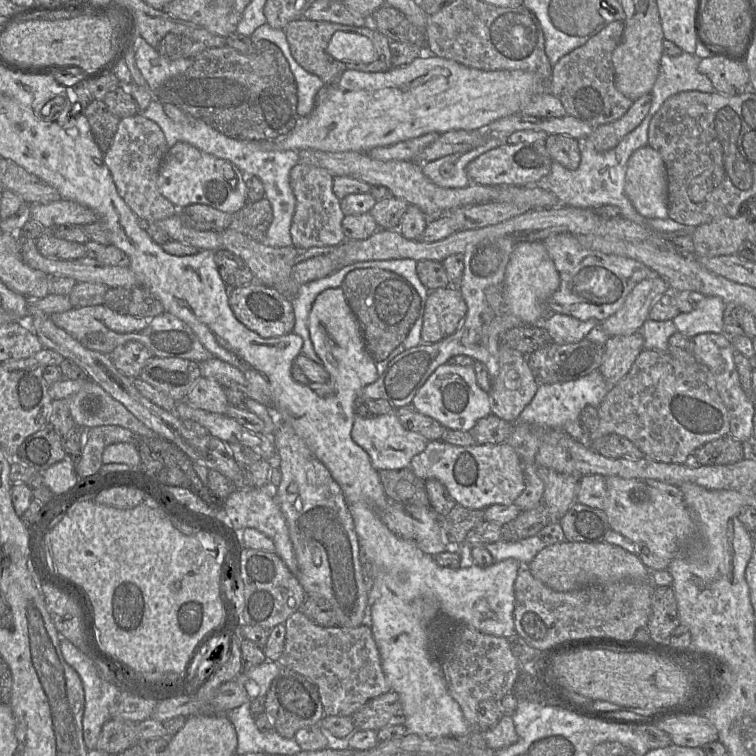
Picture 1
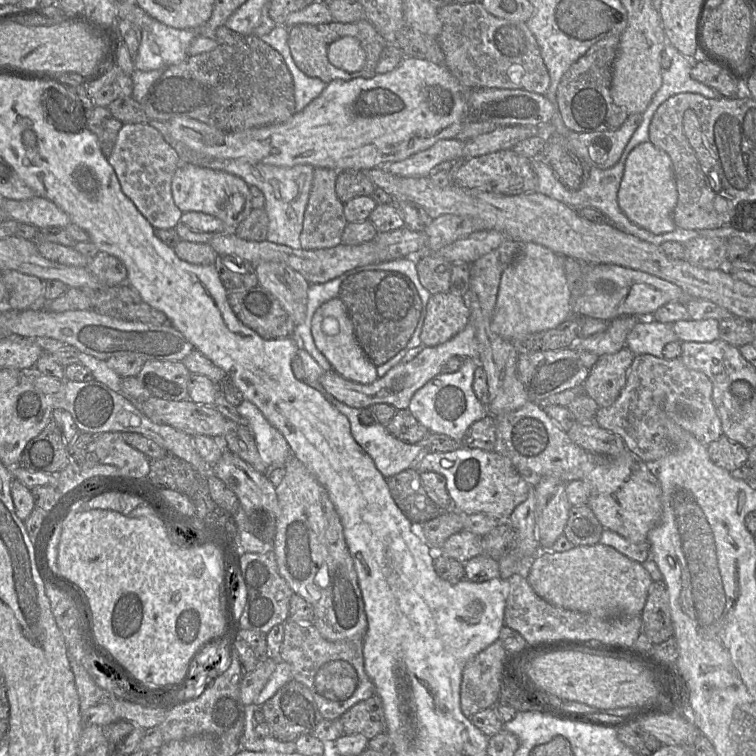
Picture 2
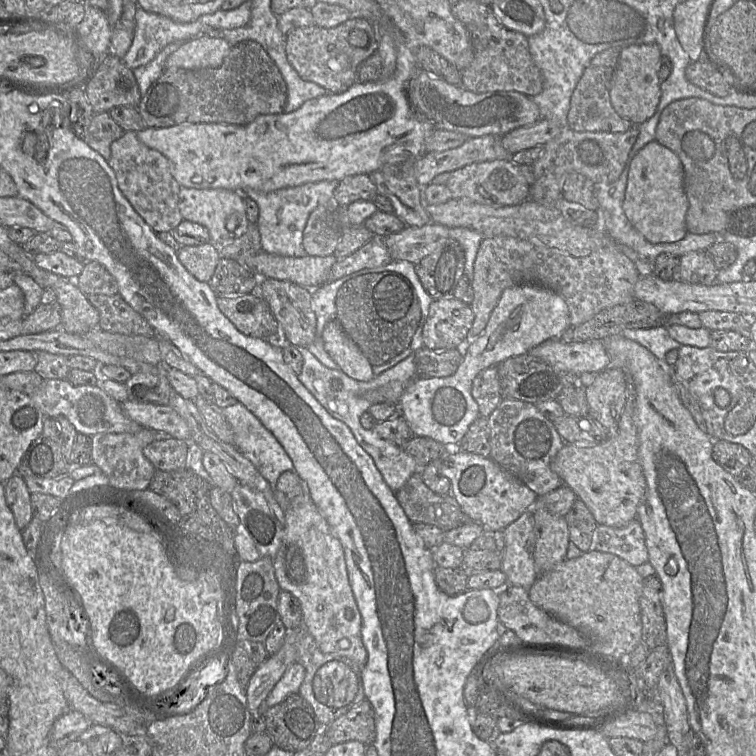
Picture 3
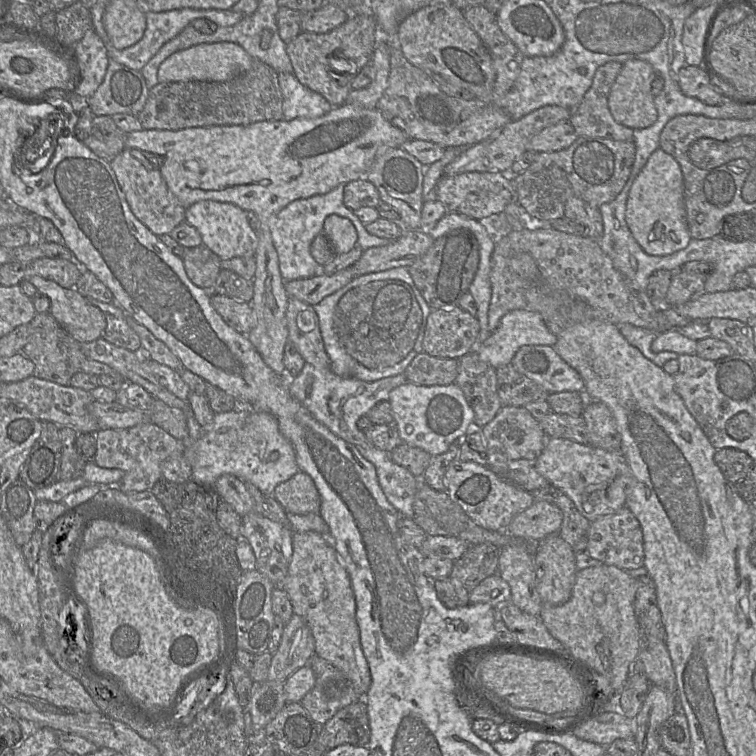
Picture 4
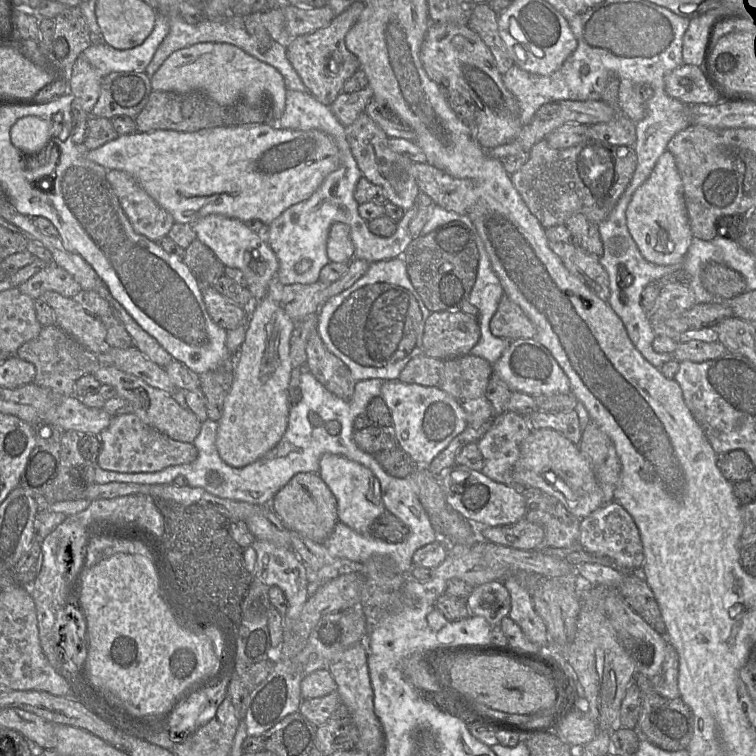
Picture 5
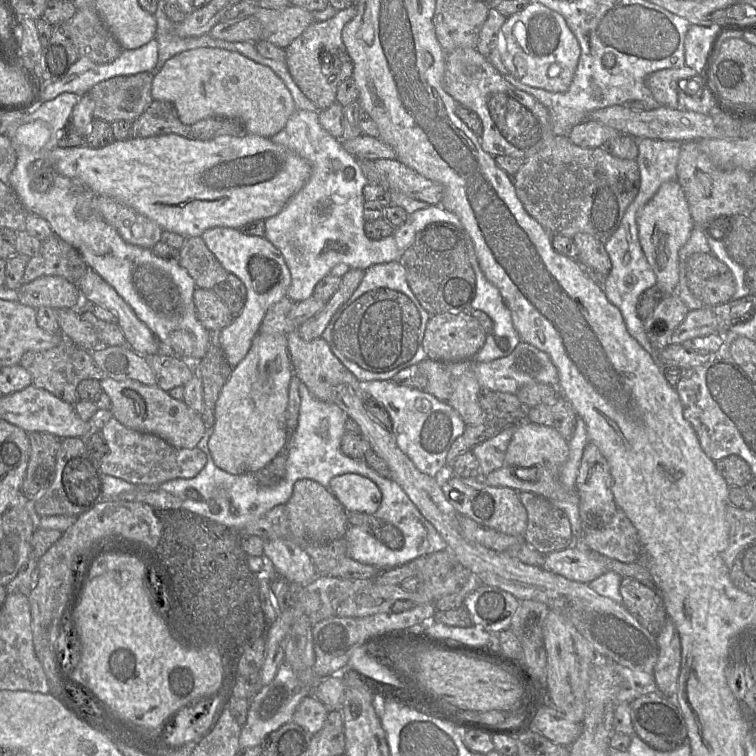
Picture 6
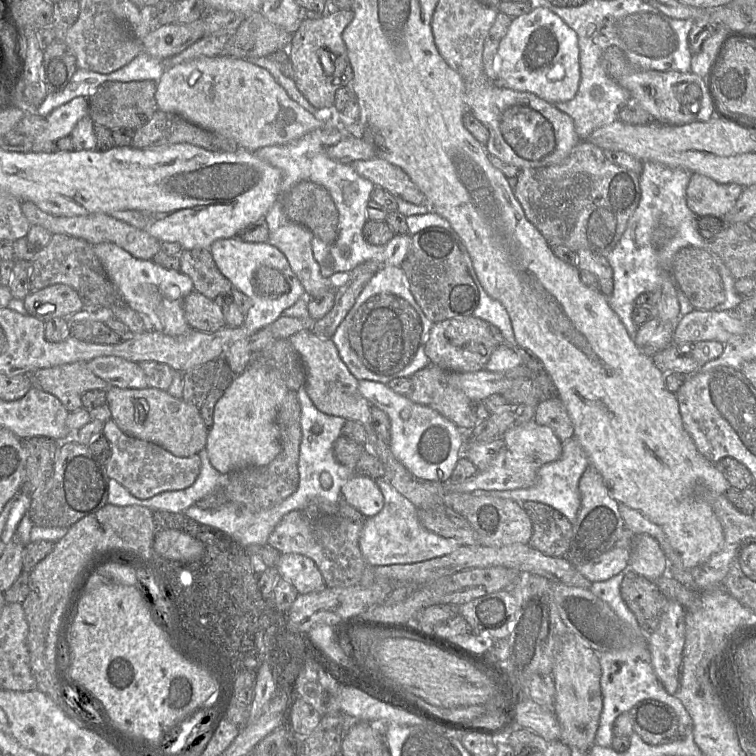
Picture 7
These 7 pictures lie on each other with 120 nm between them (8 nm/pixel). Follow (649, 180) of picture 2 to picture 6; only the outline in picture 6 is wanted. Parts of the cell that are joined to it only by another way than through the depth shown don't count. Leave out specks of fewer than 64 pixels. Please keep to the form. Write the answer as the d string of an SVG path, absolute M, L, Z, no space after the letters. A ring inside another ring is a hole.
M677 180L663 183L650 201L637 213L638 238L645 257L656 275L663 295L677 294L679 250L688 241L695 224L684 192Z

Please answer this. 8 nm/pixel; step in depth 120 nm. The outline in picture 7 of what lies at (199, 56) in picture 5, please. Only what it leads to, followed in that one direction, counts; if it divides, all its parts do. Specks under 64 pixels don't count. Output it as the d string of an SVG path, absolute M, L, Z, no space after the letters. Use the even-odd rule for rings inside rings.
M225 55L200 57L166 69L157 83L155 97L160 110L231 138L240 148L252 152L265 146L290 143L326 125L326 115L314 115L300 106L267 69L245 59Z

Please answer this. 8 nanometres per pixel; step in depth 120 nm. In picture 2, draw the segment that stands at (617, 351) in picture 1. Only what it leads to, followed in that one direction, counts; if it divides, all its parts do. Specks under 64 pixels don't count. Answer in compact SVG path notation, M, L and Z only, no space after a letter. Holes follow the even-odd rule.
M625 346L614 354L598 358L583 383L584 392L596 402L598 408L608 407L618 398L634 357L635 354Z

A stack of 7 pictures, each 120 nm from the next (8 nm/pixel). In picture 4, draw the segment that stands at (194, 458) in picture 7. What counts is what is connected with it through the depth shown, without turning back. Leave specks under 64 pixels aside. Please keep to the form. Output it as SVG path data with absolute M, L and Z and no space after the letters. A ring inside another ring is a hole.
M151 421L126 428L98 429L95 432L96 453L94 462L103 468L117 468L124 472L117 482L107 484L108 488L121 491L151 490L162 478L161 463L172 455L184 453L184 440L177 439Z

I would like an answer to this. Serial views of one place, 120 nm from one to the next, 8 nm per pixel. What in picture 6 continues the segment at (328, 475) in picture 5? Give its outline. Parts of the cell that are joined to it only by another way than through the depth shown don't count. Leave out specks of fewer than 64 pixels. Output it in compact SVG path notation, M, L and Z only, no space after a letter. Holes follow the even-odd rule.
M355 473L333 477L329 488L346 512L363 512L373 515L382 499L379 487L372 480Z

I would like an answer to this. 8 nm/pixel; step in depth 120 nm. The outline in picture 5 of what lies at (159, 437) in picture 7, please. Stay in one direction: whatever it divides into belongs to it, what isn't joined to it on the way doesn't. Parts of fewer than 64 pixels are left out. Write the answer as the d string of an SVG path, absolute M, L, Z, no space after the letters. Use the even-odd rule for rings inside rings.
M101 365L92 375L101 384L108 384L115 388L117 396L128 400L137 415L145 424L155 428L173 440L193 443L198 436L202 422L188 408L182 408L171 396L171 394L154 388L142 379L123 372L112 365Z

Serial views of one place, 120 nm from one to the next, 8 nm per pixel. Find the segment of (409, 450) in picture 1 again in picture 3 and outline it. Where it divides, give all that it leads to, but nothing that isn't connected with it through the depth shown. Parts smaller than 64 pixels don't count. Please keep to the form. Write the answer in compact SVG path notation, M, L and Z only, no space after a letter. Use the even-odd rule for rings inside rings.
M373 429L363 432L368 436L363 449L372 457L387 485L396 493L418 472L415 459L402 447L381 438Z

